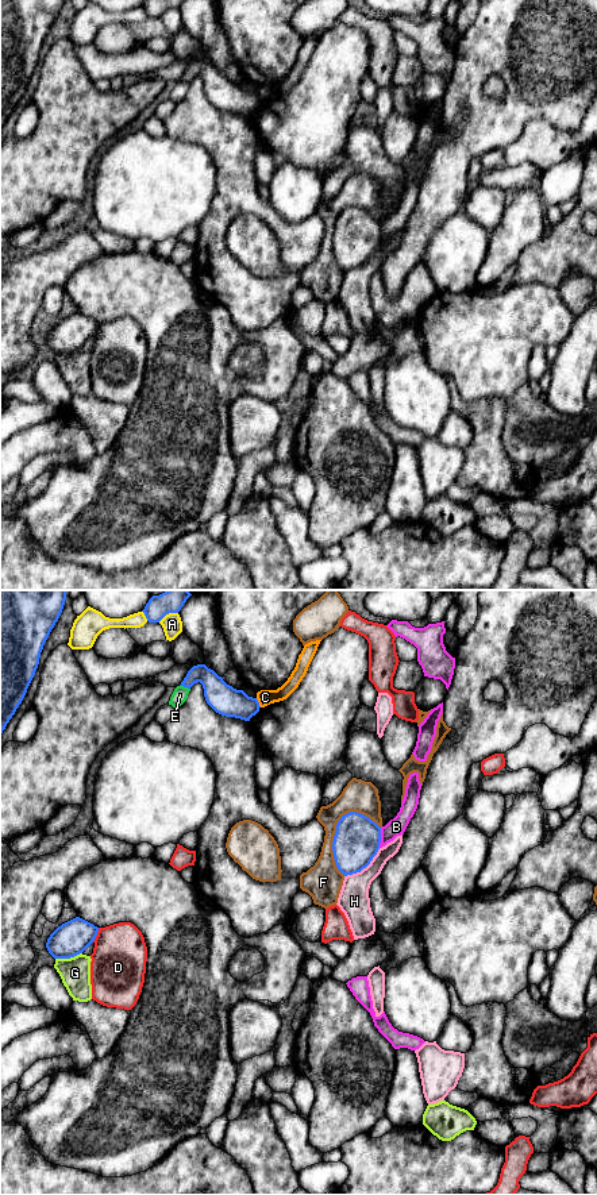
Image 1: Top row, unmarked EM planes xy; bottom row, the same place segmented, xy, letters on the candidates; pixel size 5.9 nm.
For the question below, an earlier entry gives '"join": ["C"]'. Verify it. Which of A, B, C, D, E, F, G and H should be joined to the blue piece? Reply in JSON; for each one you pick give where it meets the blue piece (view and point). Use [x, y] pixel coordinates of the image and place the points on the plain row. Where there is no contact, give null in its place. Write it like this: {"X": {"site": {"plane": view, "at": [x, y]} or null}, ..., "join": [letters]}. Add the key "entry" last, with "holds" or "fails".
{"join": [], "entry": "fails"}

